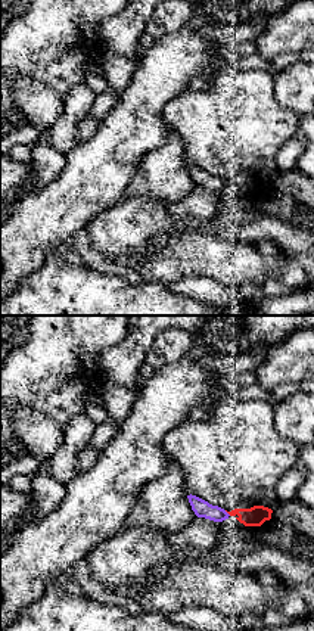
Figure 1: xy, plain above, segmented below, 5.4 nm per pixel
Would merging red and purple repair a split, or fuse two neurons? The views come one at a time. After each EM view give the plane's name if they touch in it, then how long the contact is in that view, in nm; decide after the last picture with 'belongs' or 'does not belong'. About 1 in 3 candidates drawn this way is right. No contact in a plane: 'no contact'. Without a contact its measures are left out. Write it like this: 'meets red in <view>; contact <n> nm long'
meets red in xy; contact 50 nm long

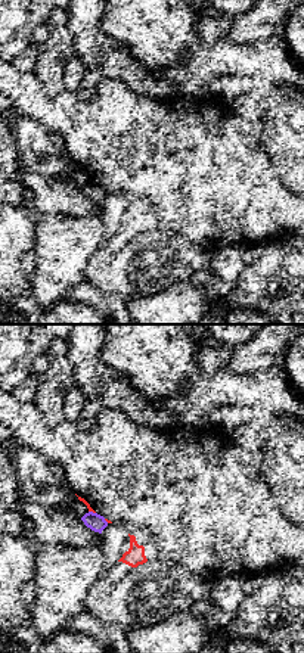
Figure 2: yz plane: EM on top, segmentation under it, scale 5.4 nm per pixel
meets red in yz; contact 40 nm long

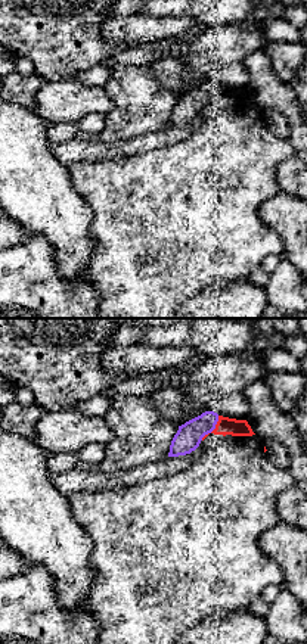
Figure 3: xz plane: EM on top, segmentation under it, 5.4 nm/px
meets red in xz; contact 170 nm long

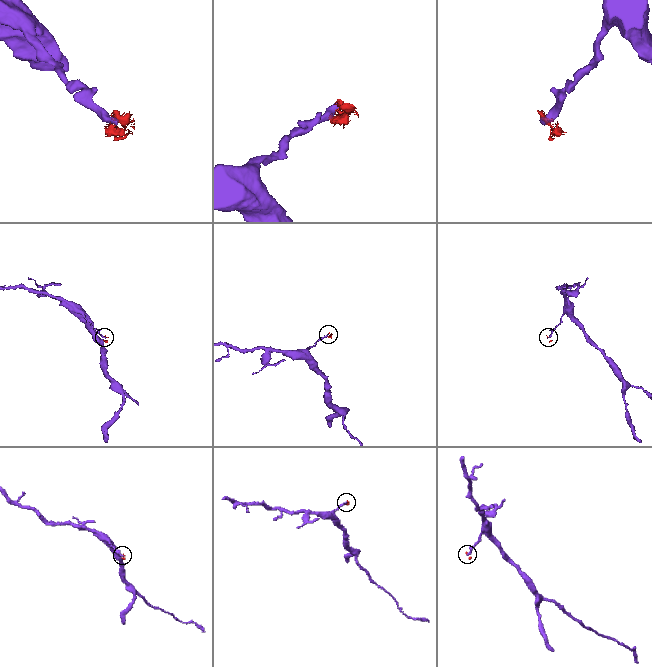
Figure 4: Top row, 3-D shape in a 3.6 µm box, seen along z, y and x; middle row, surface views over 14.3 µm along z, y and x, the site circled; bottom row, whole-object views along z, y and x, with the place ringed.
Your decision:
does not belong

